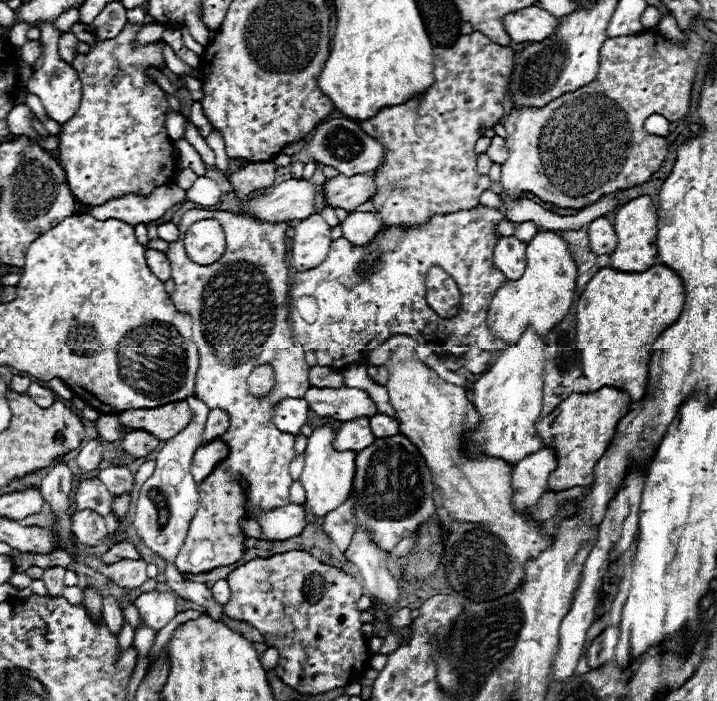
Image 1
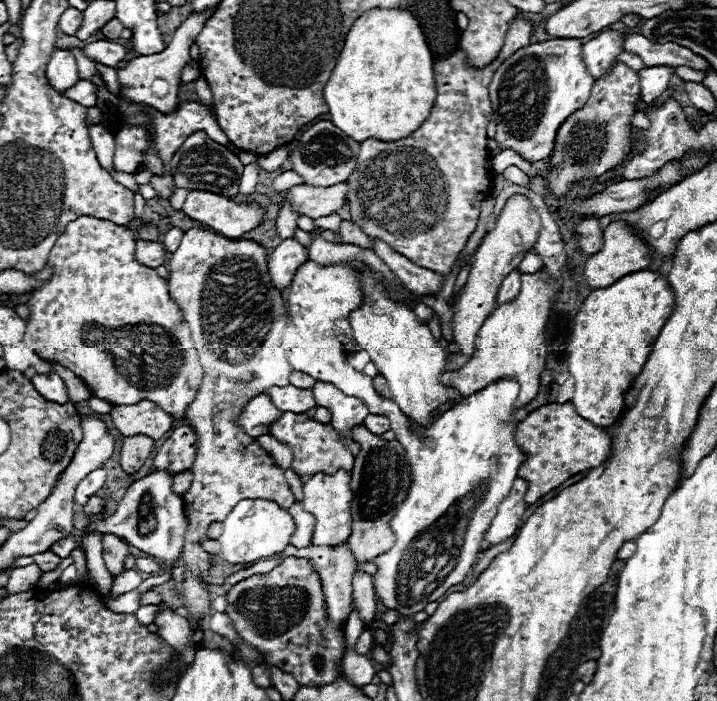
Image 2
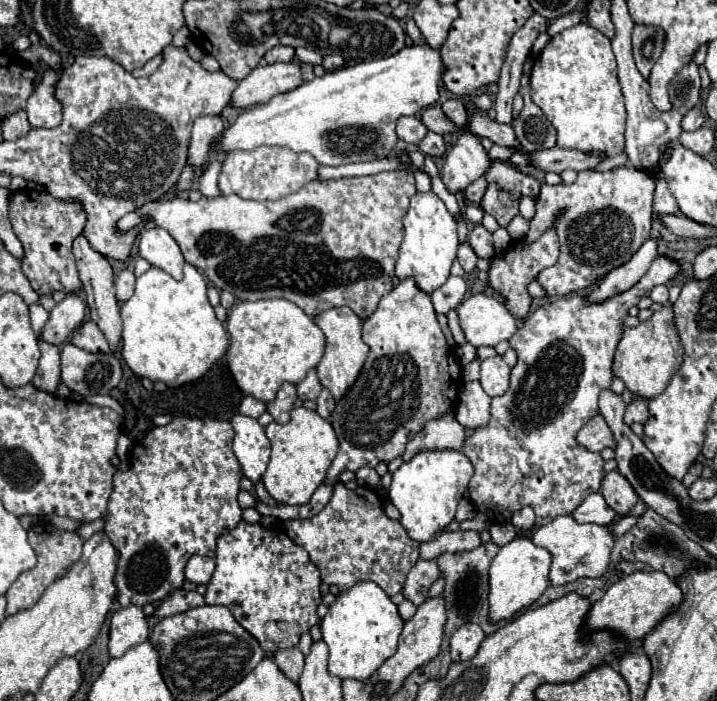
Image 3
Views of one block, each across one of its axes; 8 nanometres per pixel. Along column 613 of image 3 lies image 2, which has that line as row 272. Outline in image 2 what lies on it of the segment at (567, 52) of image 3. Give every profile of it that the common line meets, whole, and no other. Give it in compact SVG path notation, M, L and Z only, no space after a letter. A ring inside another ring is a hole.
M86 216L86 218L78 218L78 220L70 222L70 226L66 226L66 230L58 236L58 242L50 250L48 266L54 266L52 278L48 282L44 282L40 288L34 288L30 292L30 298L28 298L30 318L26 320L26 334L22 338L22 344L26 344L30 350L34 350L42 360L56 362L56 364L72 370L92 390L92 396L96 396L100 400L106 400L114 406L130 406L134 402L140 402L142 398L150 398L150 402L162 406L176 420L182 420L186 408L190 406L190 402L194 402L198 386L202 382L202 366L200 366L196 350L190 342L190 330L188 330L188 326L182 318L182 312L180 312L178 304L172 300L172 296L168 292L168 282L164 278L160 278L154 268L148 268L148 266L136 262L136 242L138 242L138 238L132 230L128 230L126 226L118 226L110 220L100 220L100 218L94 218L94 216Z

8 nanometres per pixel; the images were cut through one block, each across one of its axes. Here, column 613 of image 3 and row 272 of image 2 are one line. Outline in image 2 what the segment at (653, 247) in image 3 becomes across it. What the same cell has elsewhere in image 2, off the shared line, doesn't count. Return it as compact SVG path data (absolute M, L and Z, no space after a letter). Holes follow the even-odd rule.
M296 238L282 240L282 244L274 248L272 256L268 258L268 270L272 276L272 284L280 290L290 286L296 270L308 260L310 260L308 250Z

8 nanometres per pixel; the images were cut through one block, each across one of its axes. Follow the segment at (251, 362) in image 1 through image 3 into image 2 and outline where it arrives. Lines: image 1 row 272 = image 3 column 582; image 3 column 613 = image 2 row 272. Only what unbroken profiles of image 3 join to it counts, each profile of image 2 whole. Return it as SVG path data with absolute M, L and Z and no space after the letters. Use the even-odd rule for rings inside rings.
M204 228L184 232L176 252L168 262L168 288L180 306L192 332L192 344L204 370L202 384L184 420L198 434L198 452L192 464L192 486L184 494L188 534L180 558L182 568L182 608L188 610L188 622L198 624L212 612L210 590L204 576L218 564L218 556L206 552L202 542L214 522L226 520L230 510L244 498L272 500L282 508L294 504L290 486L286 486L284 468L280 468L256 438L238 426L238 414L250 398L264 394L270 386L288 386L294 372L280 342L288 324L288 312L282 292L272 286L268 276L268 252L254 240L230 240Z

